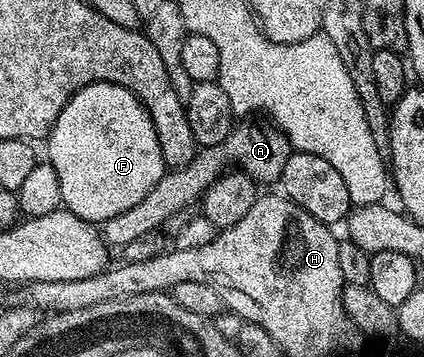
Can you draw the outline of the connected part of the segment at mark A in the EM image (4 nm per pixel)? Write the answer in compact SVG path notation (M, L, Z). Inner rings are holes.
M252 119L249 125L237 124L230 135L221 145L210 145L201 148L181 169L168 169L158 183L130 211L122 211L122 215L114 215L114 219L103 222L102 236L109 246L123 247L132 243L140 235L155 229L163 230L167 221L175 213L183 211L187 205L201 200L204 190L217 181L220 174L229 167L235 167L239 172L245 173L257 183L263 181L279 182L282 171L286 167L286 159L294 152L292 144L288 141L288 134L276 128L271 123L259 125L259 120Z

